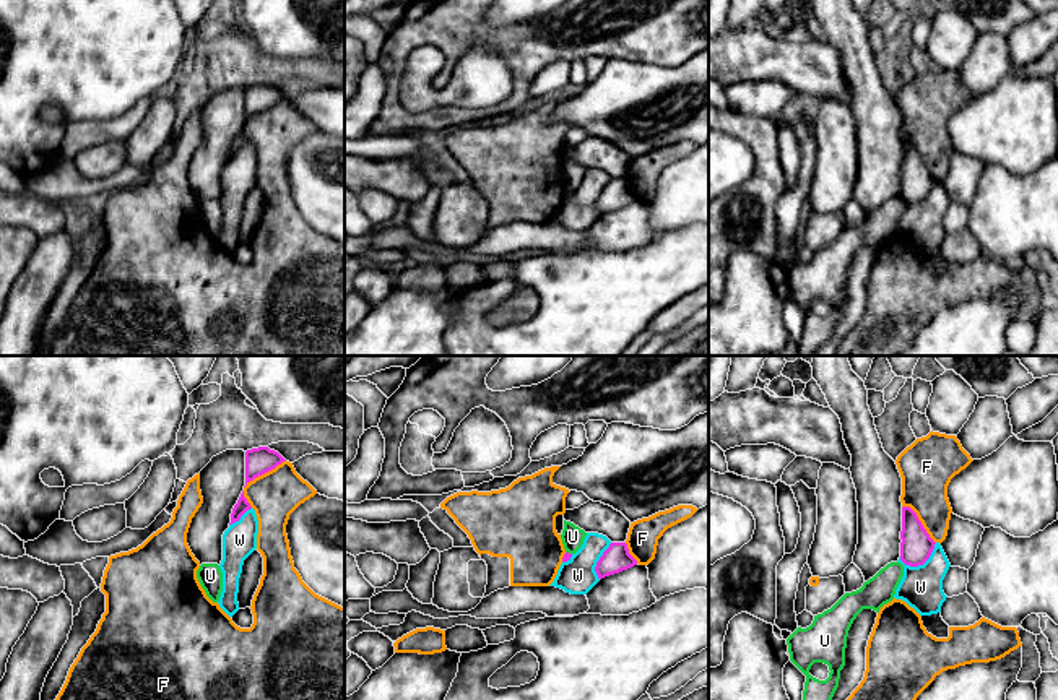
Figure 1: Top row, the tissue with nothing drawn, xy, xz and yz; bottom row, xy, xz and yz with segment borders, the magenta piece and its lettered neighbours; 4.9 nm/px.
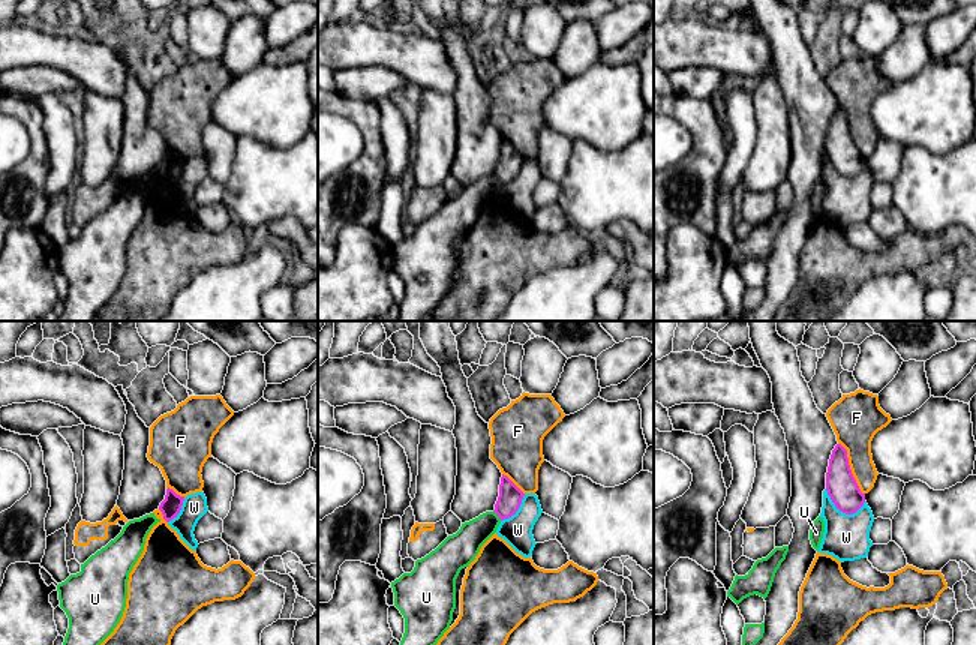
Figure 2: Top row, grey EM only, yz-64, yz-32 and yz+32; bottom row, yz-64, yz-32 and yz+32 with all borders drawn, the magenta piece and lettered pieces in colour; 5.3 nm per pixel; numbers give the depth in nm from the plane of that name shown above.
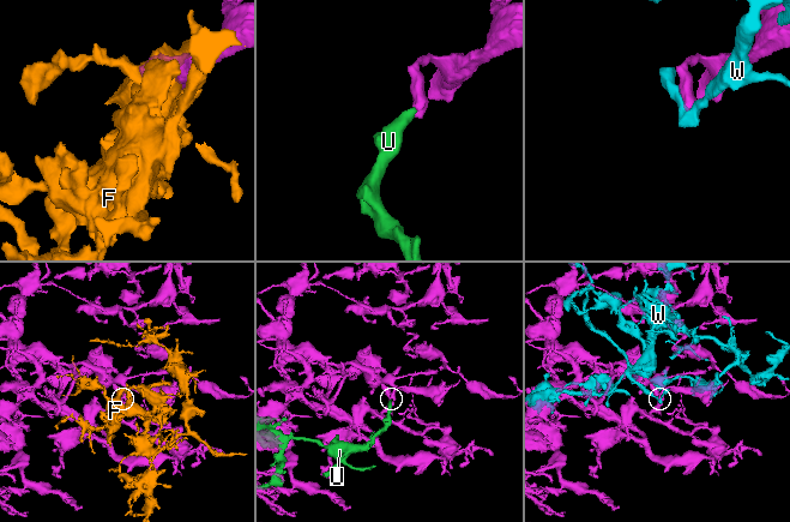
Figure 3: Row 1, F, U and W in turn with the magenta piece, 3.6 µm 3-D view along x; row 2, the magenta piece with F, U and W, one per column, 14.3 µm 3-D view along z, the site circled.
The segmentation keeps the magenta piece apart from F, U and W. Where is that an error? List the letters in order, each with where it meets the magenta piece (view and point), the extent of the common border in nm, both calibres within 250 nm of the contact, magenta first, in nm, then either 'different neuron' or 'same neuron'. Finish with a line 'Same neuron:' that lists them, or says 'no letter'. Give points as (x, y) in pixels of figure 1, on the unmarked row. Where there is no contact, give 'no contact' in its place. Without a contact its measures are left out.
F: contact xy (264, 109); length 240 nm; calibres 130 and 240 nm; different neuron
U: contact xz (568, 189); length 40 nm; calibres 40 and 110 nm; different neuron
W: contact yz (920, 200); length 200 nm; calibres 160 and 200 nm; different neuron
Same neuron: no letter

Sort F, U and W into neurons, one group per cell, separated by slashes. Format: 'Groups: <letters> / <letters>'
Groups: F / U / W

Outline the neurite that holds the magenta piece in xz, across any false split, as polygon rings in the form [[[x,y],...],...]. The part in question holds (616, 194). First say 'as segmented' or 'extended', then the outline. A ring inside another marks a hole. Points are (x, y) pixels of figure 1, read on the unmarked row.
as segmented; [[[611,179],[596,198],[595,208],[598,214],[605,214],[631,203],[637,201],[637,197],[629,190],[626,179]]]

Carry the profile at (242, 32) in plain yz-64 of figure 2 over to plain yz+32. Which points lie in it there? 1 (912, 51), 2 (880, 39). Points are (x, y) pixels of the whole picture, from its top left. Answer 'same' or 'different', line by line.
1: same
2: different

